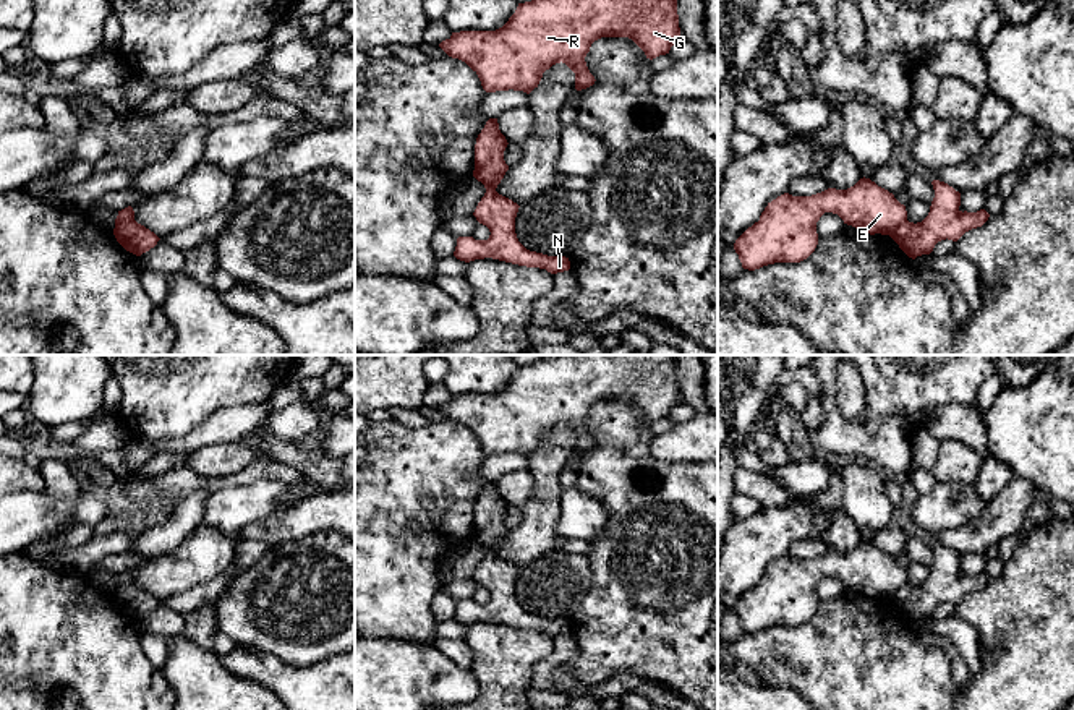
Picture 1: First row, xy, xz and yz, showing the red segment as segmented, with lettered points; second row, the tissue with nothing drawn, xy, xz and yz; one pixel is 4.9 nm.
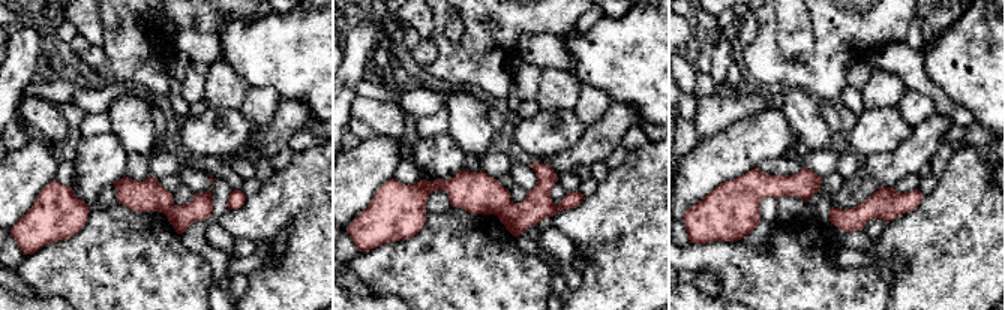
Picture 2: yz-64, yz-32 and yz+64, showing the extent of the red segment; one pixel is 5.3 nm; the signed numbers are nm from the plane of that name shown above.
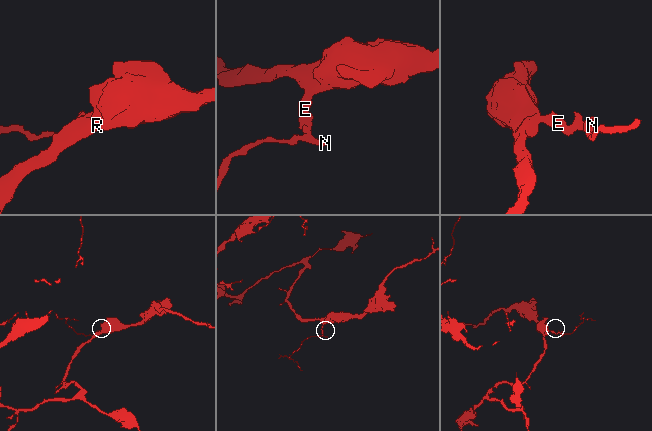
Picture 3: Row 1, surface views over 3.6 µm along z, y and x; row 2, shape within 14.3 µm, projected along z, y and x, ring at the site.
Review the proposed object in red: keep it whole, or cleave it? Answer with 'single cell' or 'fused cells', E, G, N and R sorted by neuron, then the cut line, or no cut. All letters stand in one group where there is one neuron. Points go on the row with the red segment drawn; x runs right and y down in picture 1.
fused cells | E G R / N | xz (502, 174), (483, 183)

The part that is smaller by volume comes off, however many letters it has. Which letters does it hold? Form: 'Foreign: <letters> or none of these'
Foreign: N

